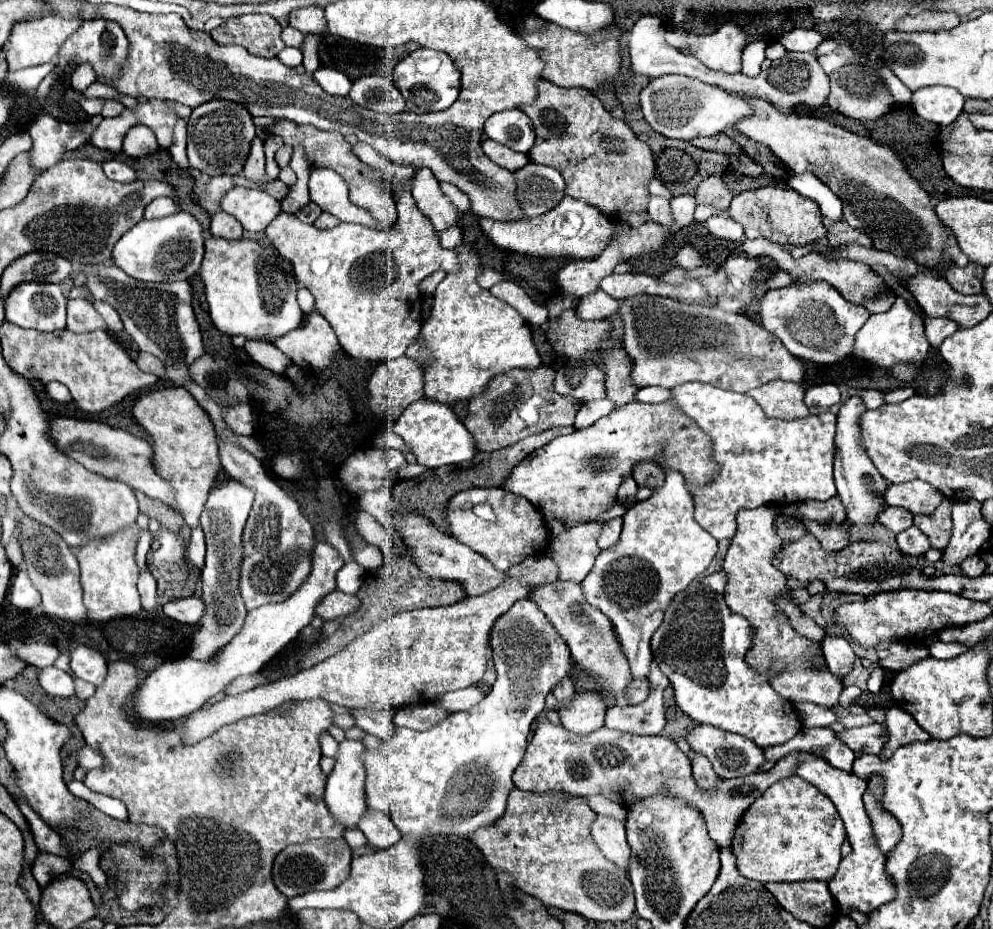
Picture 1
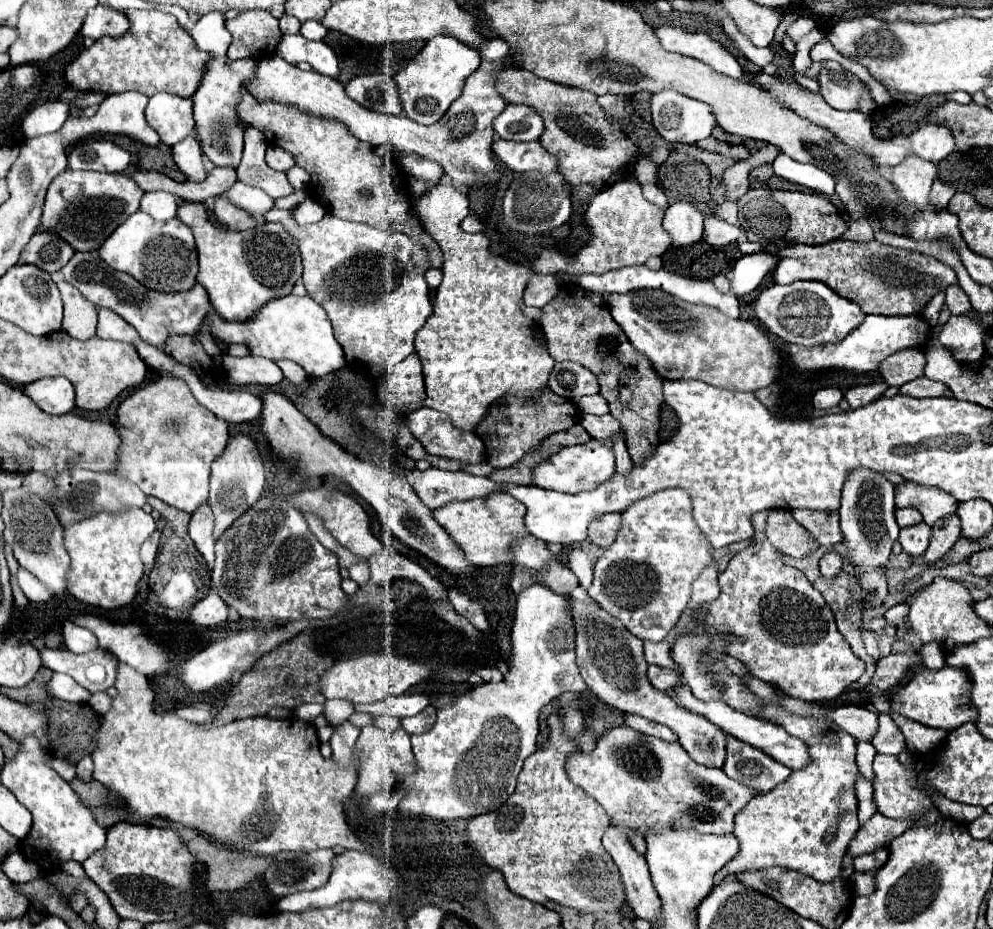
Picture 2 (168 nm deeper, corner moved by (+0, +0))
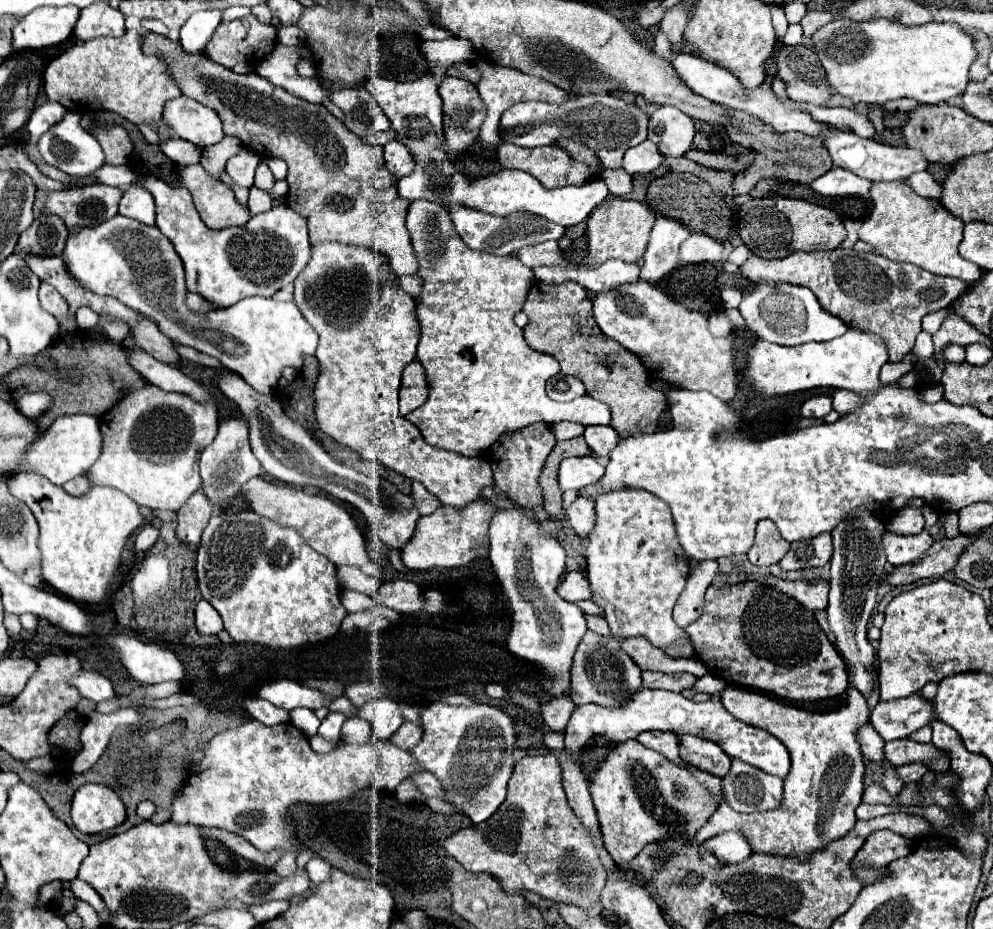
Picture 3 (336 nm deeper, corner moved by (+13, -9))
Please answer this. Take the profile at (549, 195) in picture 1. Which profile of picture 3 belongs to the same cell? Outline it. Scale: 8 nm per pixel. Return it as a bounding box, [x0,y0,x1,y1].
[452,207,564,255]

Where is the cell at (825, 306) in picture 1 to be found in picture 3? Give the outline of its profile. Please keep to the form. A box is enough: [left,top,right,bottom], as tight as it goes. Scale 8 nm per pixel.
[738,285,848,347]

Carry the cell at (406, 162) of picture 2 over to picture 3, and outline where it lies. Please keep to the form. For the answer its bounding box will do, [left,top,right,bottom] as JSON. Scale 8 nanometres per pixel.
[384,139,416,179]

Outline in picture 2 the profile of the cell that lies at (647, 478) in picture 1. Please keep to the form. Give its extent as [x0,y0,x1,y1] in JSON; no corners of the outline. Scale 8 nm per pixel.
[539,284,663,464]

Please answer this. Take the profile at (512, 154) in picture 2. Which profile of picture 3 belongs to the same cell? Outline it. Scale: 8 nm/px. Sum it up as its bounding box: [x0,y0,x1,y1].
[496,143,590,189]

